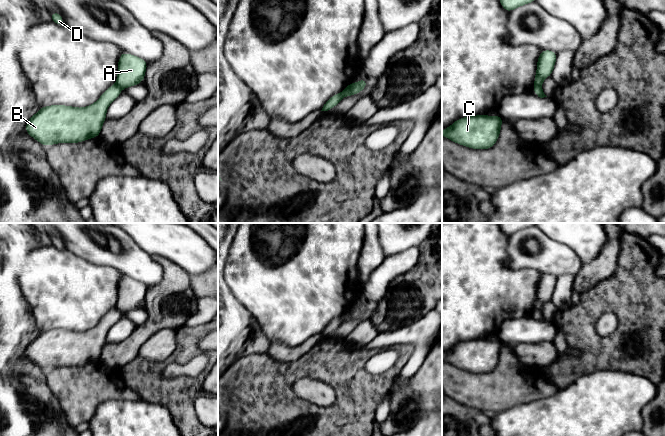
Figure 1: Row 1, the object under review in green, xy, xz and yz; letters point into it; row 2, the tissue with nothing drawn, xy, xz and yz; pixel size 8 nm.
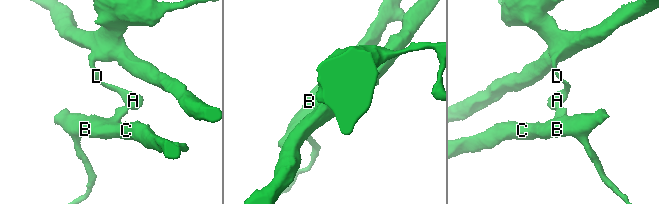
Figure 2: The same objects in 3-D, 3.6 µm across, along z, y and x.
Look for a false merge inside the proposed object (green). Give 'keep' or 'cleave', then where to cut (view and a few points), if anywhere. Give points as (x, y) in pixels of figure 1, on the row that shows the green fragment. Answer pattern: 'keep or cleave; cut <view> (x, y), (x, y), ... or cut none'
cleave; cut yz (540, 84), (535, 87)

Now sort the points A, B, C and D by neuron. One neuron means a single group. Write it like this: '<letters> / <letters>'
A D / B C

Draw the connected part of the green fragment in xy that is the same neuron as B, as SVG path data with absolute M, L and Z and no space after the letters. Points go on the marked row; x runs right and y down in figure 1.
M115 84L109 87L95 103L87 107L76 108L65 105L41 107L26 123L25 130L44 146L56 143L78 143L89 138L99 137L102 125L106 120L107 108L120 93L121 88Z

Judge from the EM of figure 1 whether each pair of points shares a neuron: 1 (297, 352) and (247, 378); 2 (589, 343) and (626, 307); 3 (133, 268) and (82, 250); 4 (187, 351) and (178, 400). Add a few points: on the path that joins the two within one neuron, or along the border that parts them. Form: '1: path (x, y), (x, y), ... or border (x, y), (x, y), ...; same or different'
1: border (267, 352), (284, 361), (294, 361), (305, 354); different
2: path (603, 343), (610, 343), (626, 327), (626, 321); same
3: path (120, 256), (95, 253); same
4: path (172, 359), (158, 369), (158, 380), (163, 385); same

